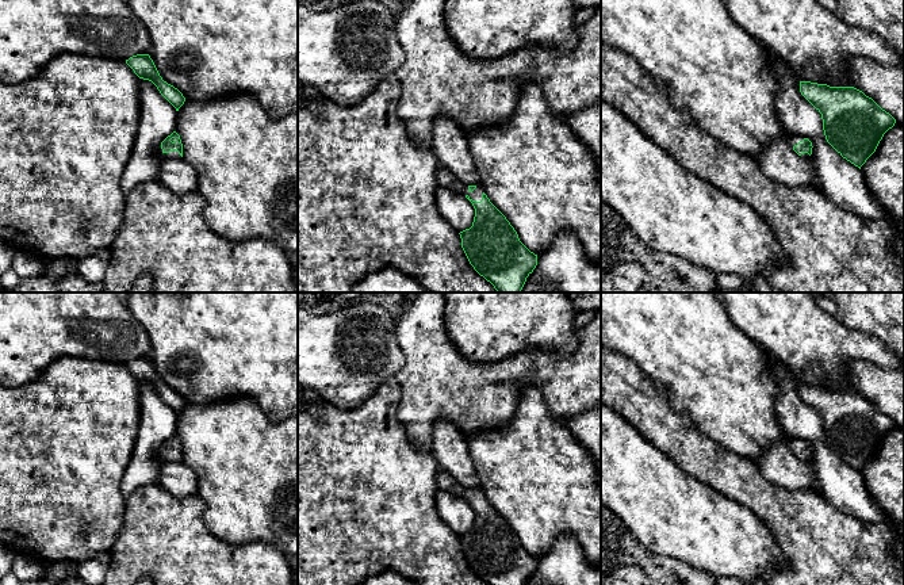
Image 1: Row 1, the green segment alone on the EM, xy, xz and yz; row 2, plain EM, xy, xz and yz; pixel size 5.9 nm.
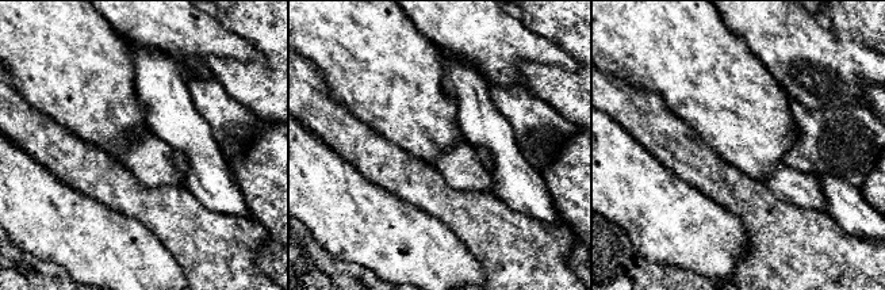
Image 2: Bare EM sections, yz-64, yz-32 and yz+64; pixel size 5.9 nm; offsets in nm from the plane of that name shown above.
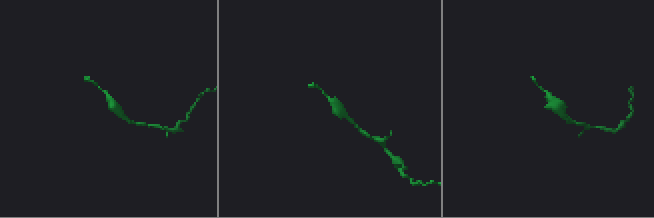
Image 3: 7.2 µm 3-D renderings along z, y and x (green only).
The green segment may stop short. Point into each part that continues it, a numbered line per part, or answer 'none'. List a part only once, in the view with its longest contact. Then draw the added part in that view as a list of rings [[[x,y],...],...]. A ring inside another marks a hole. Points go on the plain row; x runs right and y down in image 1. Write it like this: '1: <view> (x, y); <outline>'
1: xy (172, 458); [[[161,450],[158,451],[157,459],[161,460],[161,462],[181,462],[179,455],[173,454],[173,455],[169,455],[169,456],[164,456]]]

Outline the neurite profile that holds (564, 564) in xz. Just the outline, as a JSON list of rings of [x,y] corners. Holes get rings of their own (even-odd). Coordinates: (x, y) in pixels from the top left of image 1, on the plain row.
[[[570,534],[556,536],[552,547],[537,558],[537,569],[526,585],[601,585],[601,565],[591,565]]]

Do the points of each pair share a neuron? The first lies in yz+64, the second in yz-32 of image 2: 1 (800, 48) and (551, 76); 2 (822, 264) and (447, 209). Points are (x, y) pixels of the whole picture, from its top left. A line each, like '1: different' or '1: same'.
1: different
2: same

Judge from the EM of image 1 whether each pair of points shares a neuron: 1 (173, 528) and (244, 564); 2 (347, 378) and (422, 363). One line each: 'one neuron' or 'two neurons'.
1: one neuron
2: two neurons

